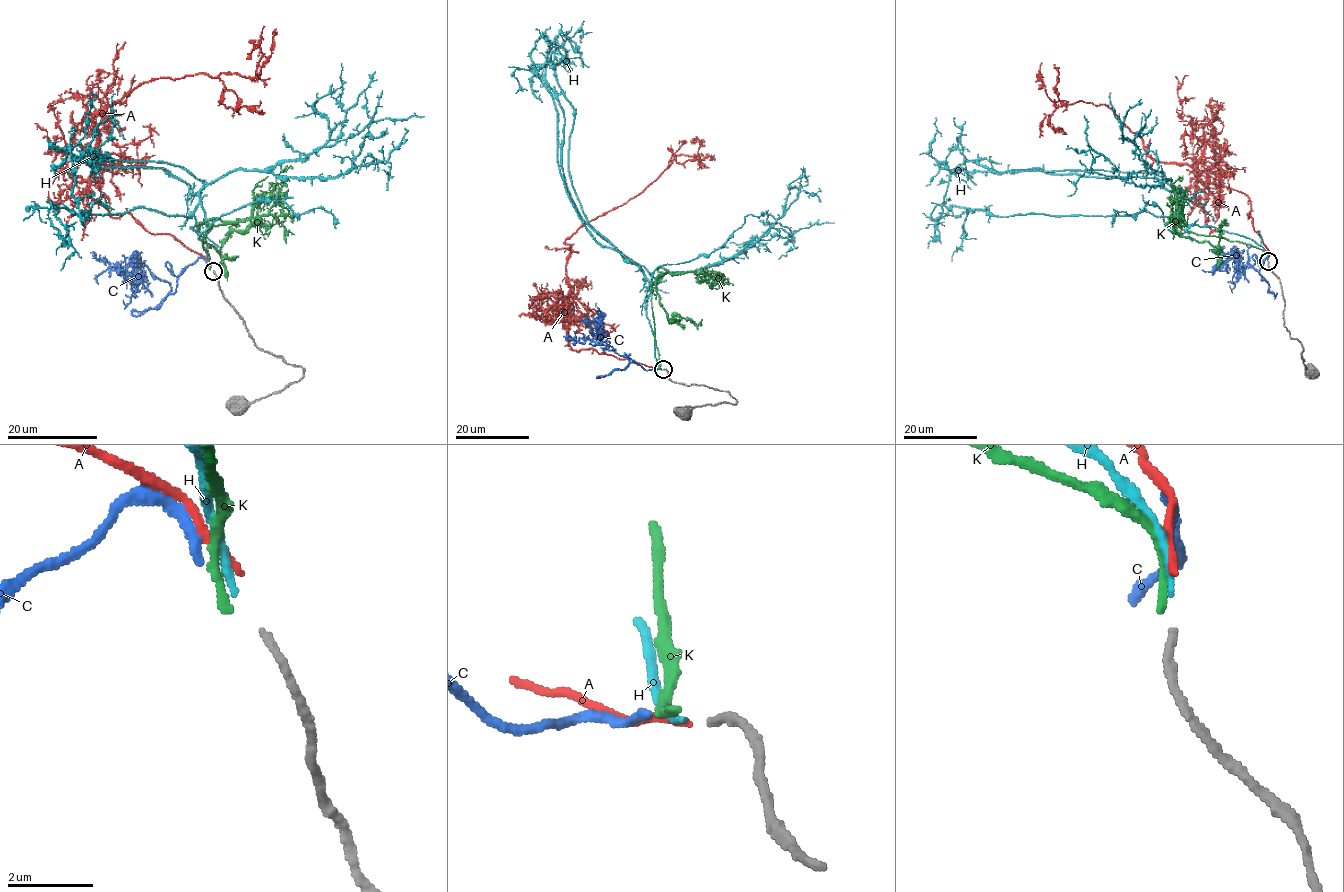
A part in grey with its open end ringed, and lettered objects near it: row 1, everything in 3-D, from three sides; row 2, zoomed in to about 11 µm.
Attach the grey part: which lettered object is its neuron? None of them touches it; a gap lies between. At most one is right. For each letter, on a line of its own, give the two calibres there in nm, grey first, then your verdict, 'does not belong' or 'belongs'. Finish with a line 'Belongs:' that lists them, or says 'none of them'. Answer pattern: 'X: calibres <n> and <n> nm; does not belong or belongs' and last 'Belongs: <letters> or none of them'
A: calibres 180 and 150 nm; belongs
C: calibres 180 and 200 nm; does not belong
H: calibres 180 and 160 nm; does not belong
K: calibres 180 and 170 nm; does not belong
Belongs: A

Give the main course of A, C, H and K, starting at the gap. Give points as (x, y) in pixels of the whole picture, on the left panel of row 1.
A: (211, 265), (128, 213), (113, 217), (93, 175), (92, 116), (159, 78), (222, 72), (254, 80), (276, 28)
C: (207, 263), (192, 262), (170, 293), (145, 266), (144, 280), (138, 282), (134, 267), (136, 282), (131, 280)
H: (211, 267), (191, 227), (203, 182), (187, 171), (71, 156), (72, 197), (84, 219), (96, 201), (114, 209)
K: (210, 269), (200, 223), (222, 223), (207, 224), (204, 241), (217, 251), (230, 233), (261, 226)

